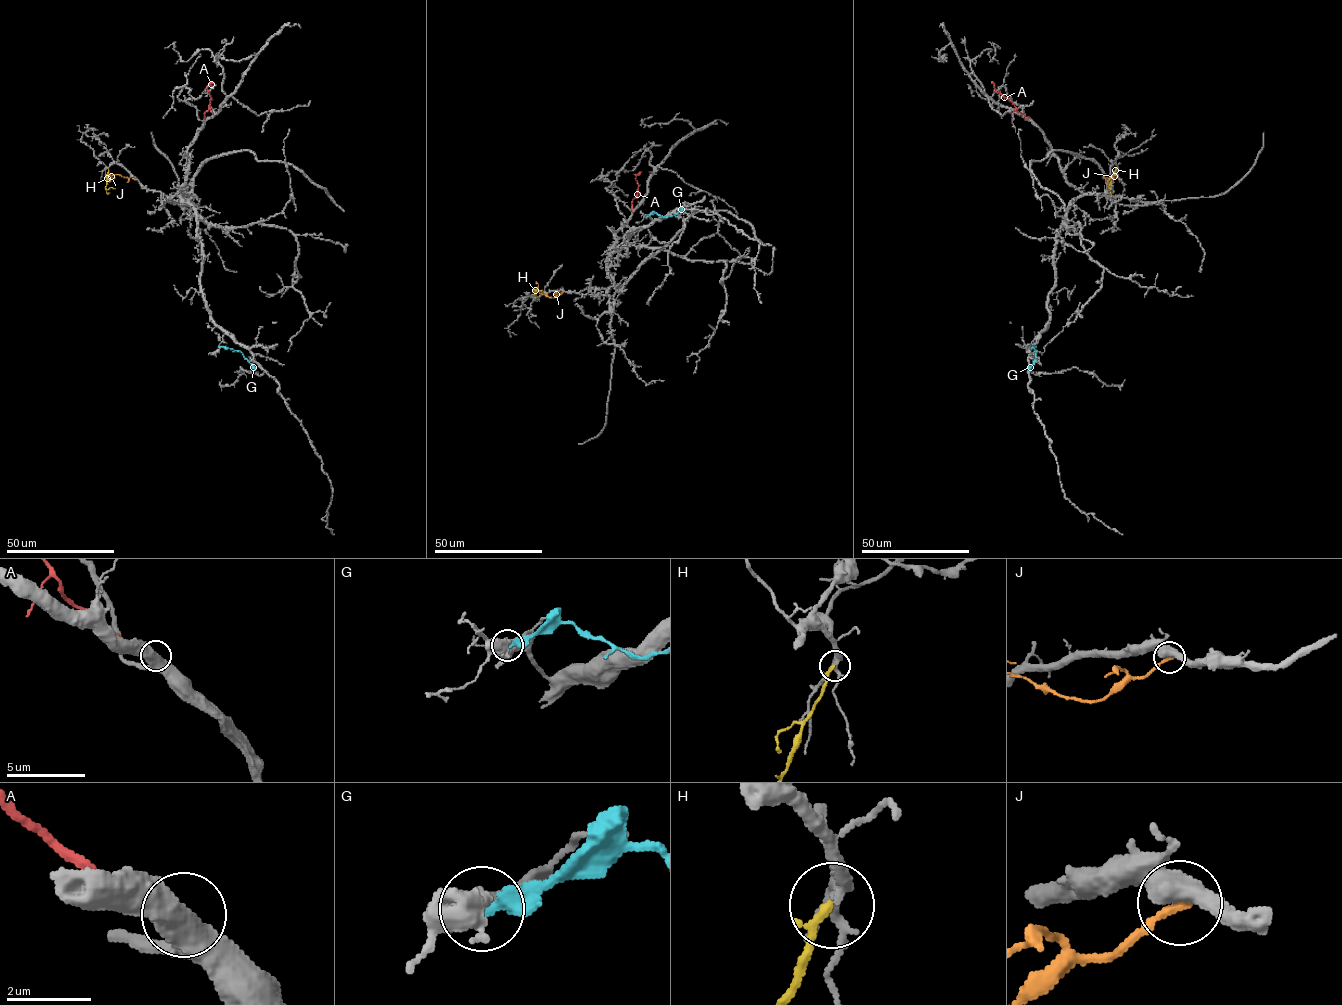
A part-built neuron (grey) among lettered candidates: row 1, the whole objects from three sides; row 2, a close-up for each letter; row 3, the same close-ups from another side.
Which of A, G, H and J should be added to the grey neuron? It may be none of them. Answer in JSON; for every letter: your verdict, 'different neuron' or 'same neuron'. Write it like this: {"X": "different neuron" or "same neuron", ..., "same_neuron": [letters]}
{"A": "different neuron", "G": "different neuron", "H": "same neuron", "J": "different neuron", "same_neuron": ["H"]}

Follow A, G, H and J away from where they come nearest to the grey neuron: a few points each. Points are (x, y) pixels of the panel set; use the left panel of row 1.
A: (204, 119), (211, 99), (207, 87), (214, 82)
G: (219, 346), (240, 351), (255, 369)
H: (109, 168), (105, 188), (115, 188)
J: (136, 178), (114, 174), (110, 180), (108, 174)

